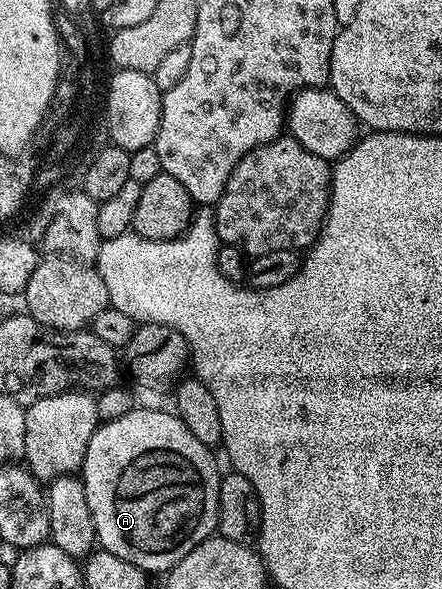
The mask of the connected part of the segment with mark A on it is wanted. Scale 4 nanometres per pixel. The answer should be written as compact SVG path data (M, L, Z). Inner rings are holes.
M135 408L128 412L128 416L120 416L120 420L104 422L95 430L92 440L88 440L86 455L82 461L80 477L84 484L84 492L88 496L88 508L92 512L92 524L94 525L94 537L100 543L101 549L110 550L112 556L126 558L128 564L136 564L147 572L159 570L165 571L167 568L177 564L192 548L196 548L198 542L204 541L207 536L213 535L216 530L216 511L218 508L218 483L219 479L214 478L214 458L211 447L200 444L177 413L169 412L165 414L162 410L142 410Z

